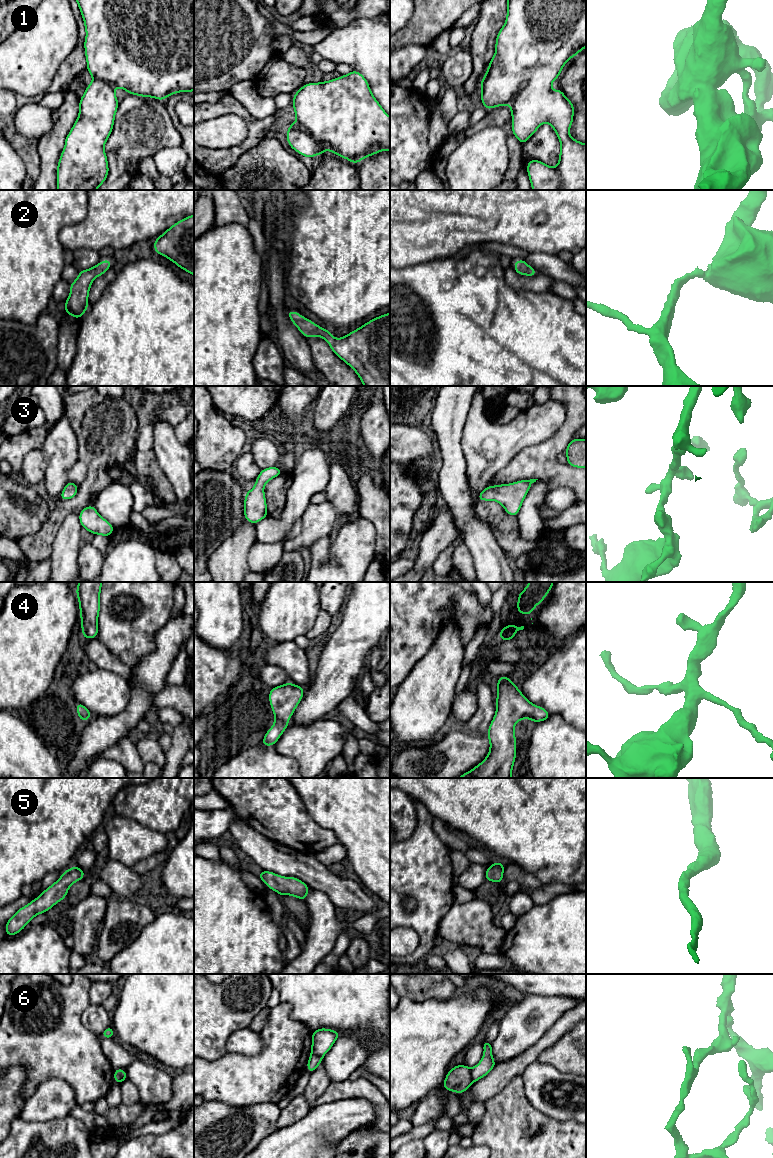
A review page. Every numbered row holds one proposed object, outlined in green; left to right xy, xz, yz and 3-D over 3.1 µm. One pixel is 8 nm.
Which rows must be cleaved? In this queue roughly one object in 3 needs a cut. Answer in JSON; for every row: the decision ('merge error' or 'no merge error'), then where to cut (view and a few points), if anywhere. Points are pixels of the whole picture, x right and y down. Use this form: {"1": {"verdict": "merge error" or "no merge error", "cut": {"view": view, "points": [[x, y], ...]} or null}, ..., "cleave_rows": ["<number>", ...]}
{"1": {"verdict": "no merge error", "cut": null}, "2": {"verdict": "no merge error", "cut": null}, "3": {"verdict": "no merge error", "cut": null}, "4": {"verdict": "no merge error", "cut": null}, "5": {"verdict": "no merge error", "cut": null}, "6": {"verdict": "merge error", "cut": {"view": "yz", "points": [[470, 1069], [473, 1081]]}}, "cleave_rows": ["6"]}

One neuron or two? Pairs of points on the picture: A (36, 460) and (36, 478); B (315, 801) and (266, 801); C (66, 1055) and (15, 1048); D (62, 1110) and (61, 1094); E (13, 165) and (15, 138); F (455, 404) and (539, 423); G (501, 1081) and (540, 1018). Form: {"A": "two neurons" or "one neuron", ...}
{"A": "one neuron", "B": "two neurons", "C": "one neuron", "D": "one neuron", "E": "two neurons", "F": "two neurons", "G": "two neurons"}

